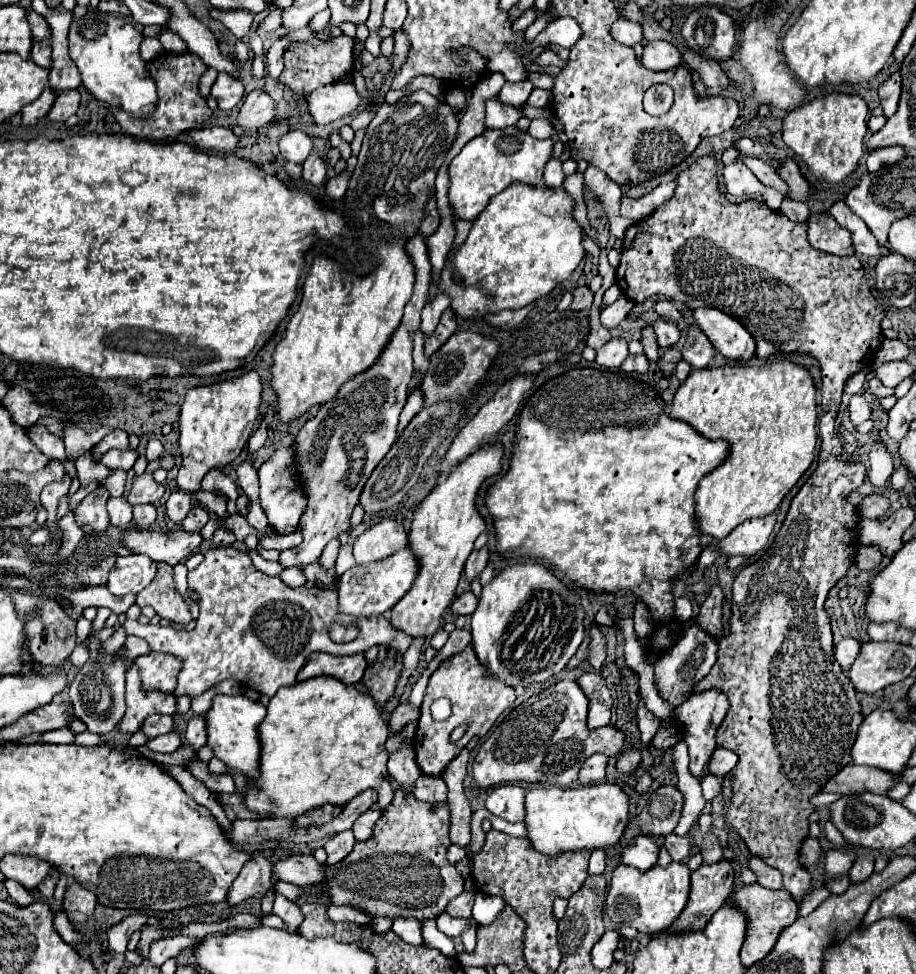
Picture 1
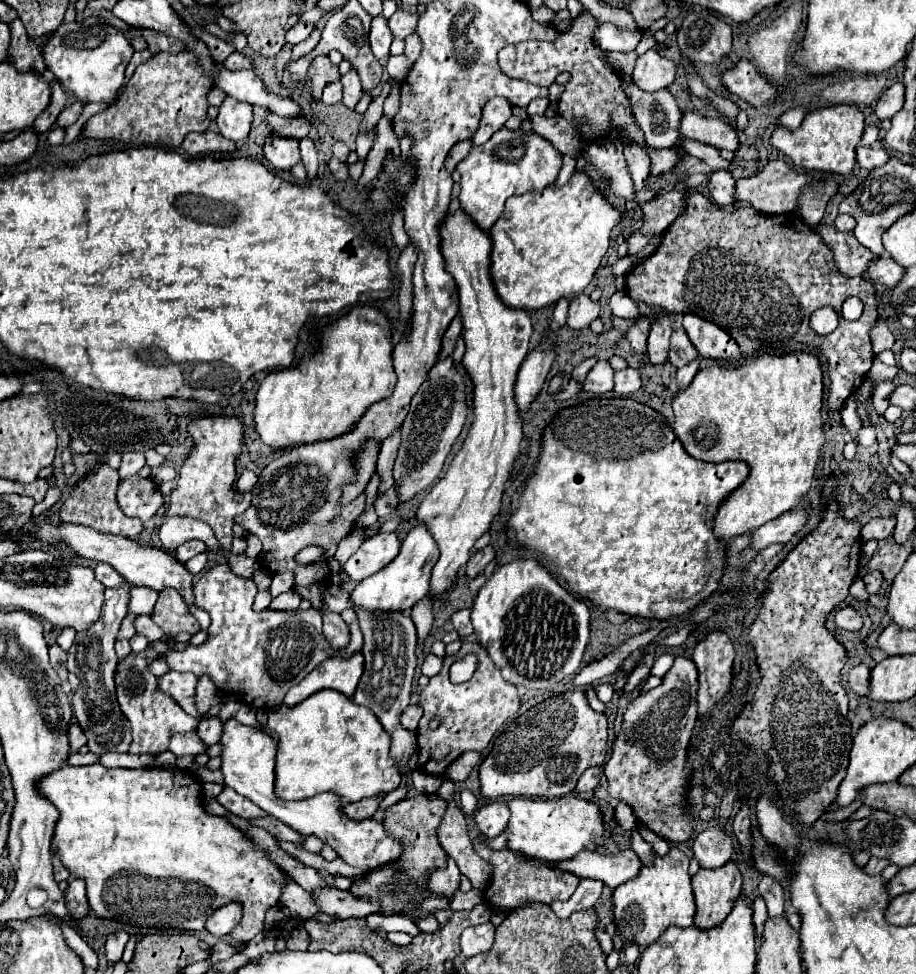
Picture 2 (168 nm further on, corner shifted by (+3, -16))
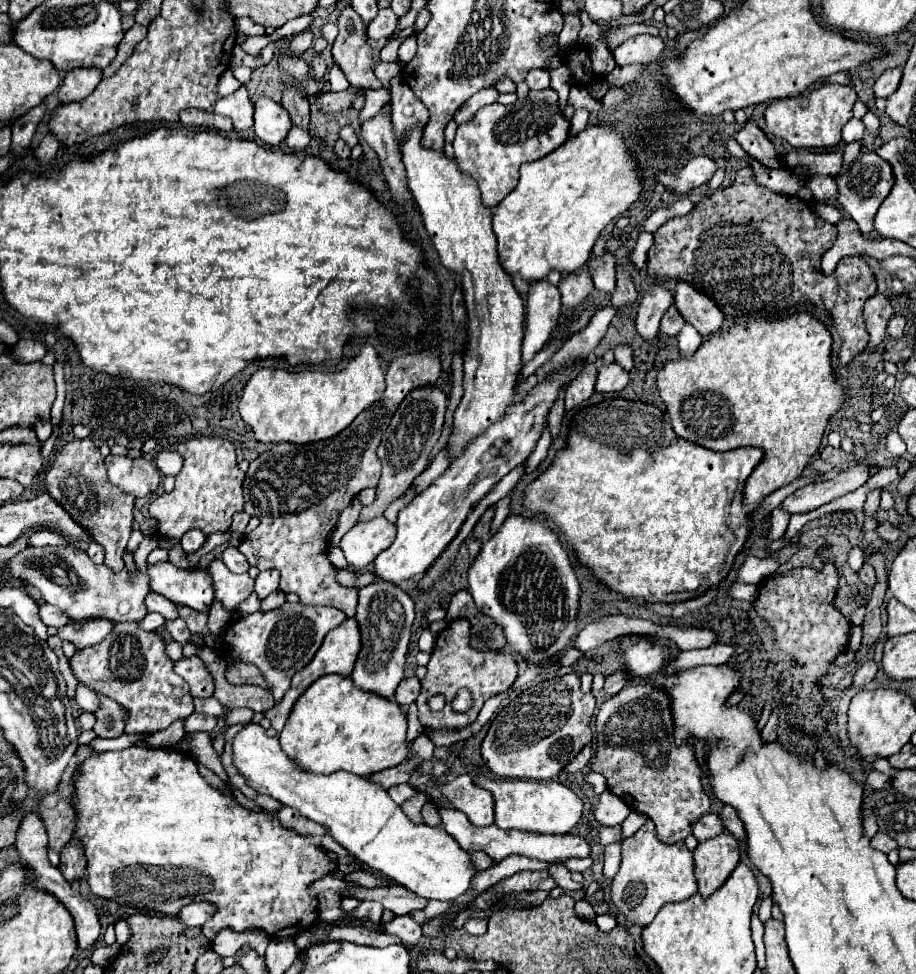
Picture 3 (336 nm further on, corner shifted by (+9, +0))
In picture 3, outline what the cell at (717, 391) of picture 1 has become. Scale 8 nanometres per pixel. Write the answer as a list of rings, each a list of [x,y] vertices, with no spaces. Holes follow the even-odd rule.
[[[795,312],[783,320],[765,320],[764,318],[755,318],[753,322],[737,322],[733,324],[731,328],[727,328],[725,332],[719,332],[719,334],[713,334],[709,336],[701,348],[689,356],[689,358],[677,358],[677,360],[671,360],[667,362],[659,374],[657,374],[657,390],[667,406],[667,412],[671,416],[671,426],[675,430],[675,434],[679,438],[685,438],[689,442],[697,442],[697,444],[709,448],[716,452],[726,452],[732,450],[732,444],[735,444],[737,448],[739,446],[759,446],[765,450],[765,458],[763,458],[763,464],[759,464],[753,474],[749,476],[747,484],[745,484],[745,506],[757,506],[765,496],[769,496],[771,492],[775,492],[777,488],[797,480],[807,462],[817,454],[819,446],[821,446],[821,440],[823,440],[823,434],[825,434],[825,426],[829,422],[829,418],[843,408],[845,404],[845,394],[847,394],[847,386],[841,384],[837,378],[835,378],[835,372],[833,372],[833,366],[831,366],[831,334],[829,330],[825,328],[825,324],[821,320],[817,320],[815,316],[807,314],[807,312]]]

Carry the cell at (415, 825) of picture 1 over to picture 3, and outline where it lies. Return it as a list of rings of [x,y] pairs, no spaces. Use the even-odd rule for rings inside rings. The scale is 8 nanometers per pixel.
[[[419,794],[419,796],[413,796],[411,800],[407,800],[401,808],[405,812],[407,818],[411,818],[413,822],[419,822],[423,824],[423,818],[421,818],[421,806],[427,802],[427,796],[425,794]]]

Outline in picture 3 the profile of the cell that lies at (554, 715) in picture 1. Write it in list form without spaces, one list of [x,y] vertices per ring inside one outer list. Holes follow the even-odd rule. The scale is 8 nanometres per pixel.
[[[565,674],[535,684],[523,690],[517,698],[513,698],[491,722],[491,728],[481,744],[481,756],[491,768],[493,774],[501,778],[521,778],[521,780],[551,780],[555,778],[579,752],[585,744],[591,742],[591,716],[595,712],[595,698],[593,694],[583,694],[579,690],[579,676]]]

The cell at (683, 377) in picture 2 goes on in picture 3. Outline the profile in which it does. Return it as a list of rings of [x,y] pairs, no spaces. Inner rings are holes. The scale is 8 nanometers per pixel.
[[[685,324],[683,330],[679,332],[677,336],[679,340],[679,350],[681,350],[681,356],[691,356],[703,342],[703,336],[691,326],[691,324]]]

